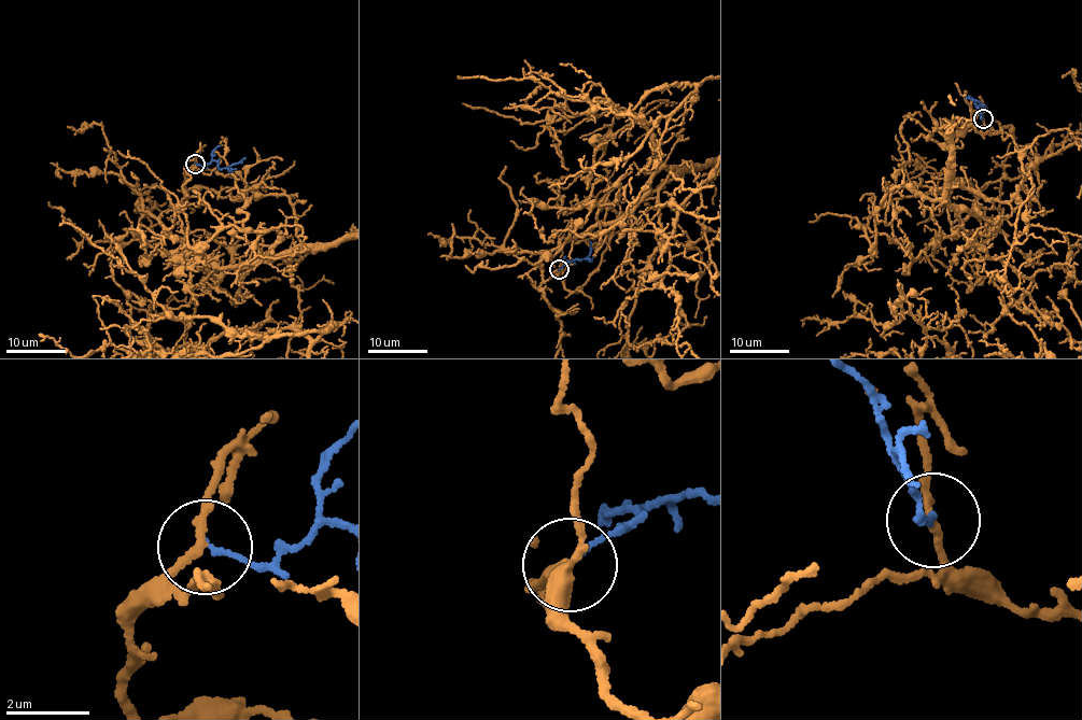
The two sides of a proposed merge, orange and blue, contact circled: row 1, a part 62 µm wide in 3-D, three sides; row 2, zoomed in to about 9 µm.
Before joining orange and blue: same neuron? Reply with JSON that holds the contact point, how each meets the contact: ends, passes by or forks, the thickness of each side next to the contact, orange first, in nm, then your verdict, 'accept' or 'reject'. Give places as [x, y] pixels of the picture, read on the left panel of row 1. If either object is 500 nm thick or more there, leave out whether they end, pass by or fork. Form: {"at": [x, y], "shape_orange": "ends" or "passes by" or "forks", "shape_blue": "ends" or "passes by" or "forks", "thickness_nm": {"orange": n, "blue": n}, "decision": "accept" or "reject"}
{"at": [195, 164], "shape_orange": "passes by", "shape_blue": "ends", "thickness_nm": {"orange": 180, "blue": 110}, "decision": "reject"}

